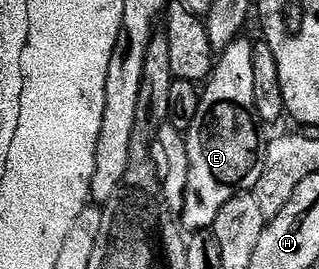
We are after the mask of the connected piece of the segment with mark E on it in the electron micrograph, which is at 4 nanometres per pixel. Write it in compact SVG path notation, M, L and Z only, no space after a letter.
M244 35L227 42L217 54L210 75L201 86L192 119L184 126L188 163L186 193L180 204L183 230L209 230L220 207L247 180L257 161L260 125L254 111L253 58L254 45Z

